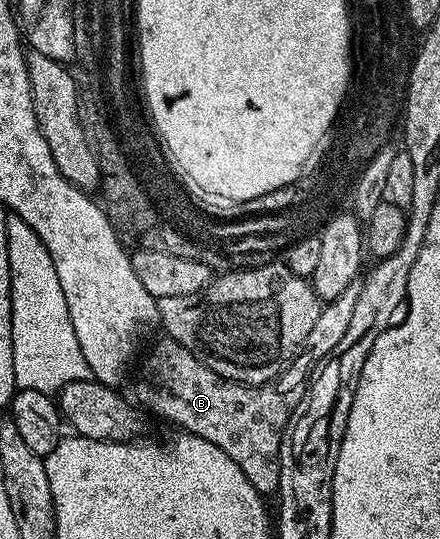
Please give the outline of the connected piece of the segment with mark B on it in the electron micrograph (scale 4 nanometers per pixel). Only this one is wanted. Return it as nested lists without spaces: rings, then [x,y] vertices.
[[[164,337],[162,341],[148,352],[147,359],[139,370],[134,401],[144,411],[152,410],[157,417],[180,426],[180,431],[209,440],[209,444],[217,444],[217,448],[221,448],[221,452],[225,452],[225,456],[229,456],[229,460],[233,460],[233,464],[237,464],[237,468],[245,472],[245,480],[249,480],[249,484],[253,484],[259,494],[274,495],[279,489],[279,445],[291,414],[303,399],[301,388],[295,388],[301,372],[295,372],[295,366],[291,362],[287,366],[293,372],[285,378],[281,386],[277,384],[269,390],[267,382],[262,382],[259,386],[244,386],[241,382],[230,382],[228,378],[222,378],[220,374],[213,372],[213,368],[201,364],[201,360],[197,360],[197,356],[189,352],[189,348],[177,344],[172,338]]]

